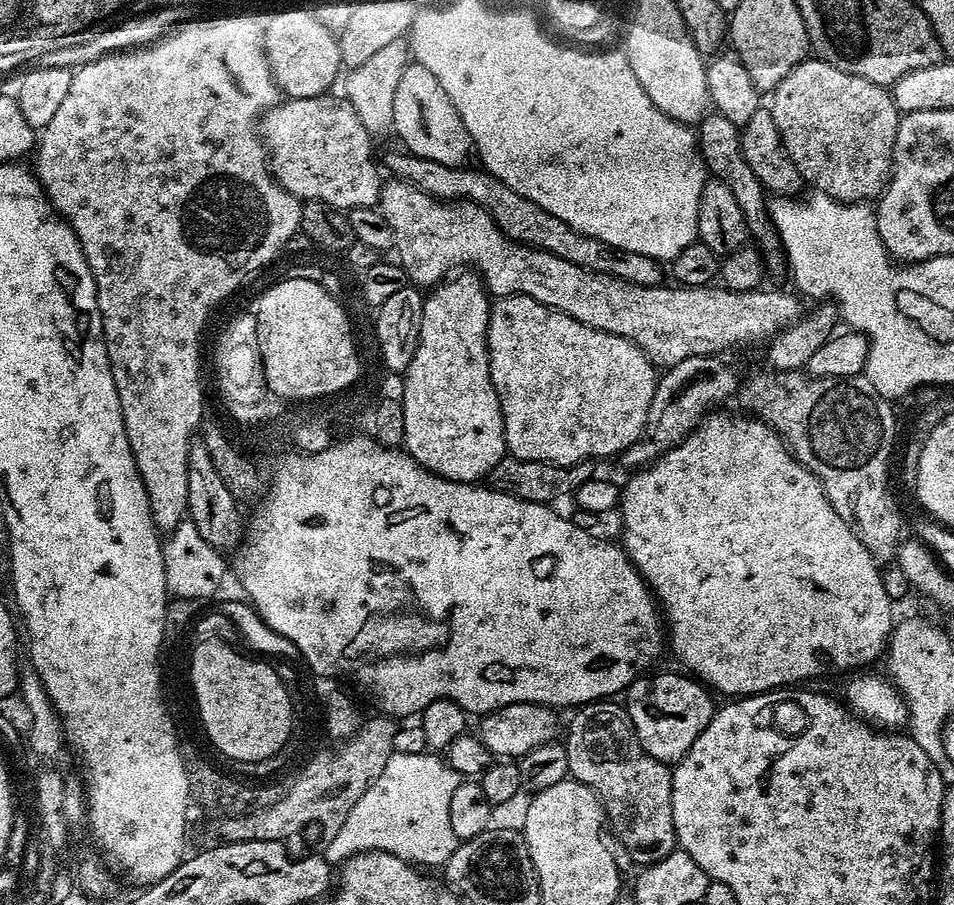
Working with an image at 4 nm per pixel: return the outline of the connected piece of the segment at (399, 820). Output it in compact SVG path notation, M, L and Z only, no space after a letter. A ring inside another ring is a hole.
M427 751L418 754L398 754L393 752L391 758L382 766L376 779L362 794L364 804L354 802L356 812L352 813L352 820L342 822L346 834L354 834L356 830L356 846L360 842L366 844L362 828L382 828L382 830L368 830L372 836L382 834L382 838L390 836L390 828L434 828L434 838L442 838L442 858L447 860L458 846L454 830L450 830L450 797L454 790L458 790L462 777L448 765L447 759L440 760L436 754Z

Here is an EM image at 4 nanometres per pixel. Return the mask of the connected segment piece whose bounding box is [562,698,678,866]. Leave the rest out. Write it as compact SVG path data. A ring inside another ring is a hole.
M605 698L603 700L596 700L592 704L579 705L579 707L577 707L575 711L571 713L571 716L572 715L573 716L572 716L572 721L570 721L568 724L568 737L566 738L563 737L563 740L562 740L564 749L566 750L566 762L568 763L568 776L571 777L571 779L578 781L579 784L585 784L585 786L587 786L591 790L591 792L593 792L593 794L597 796L597 798L600 800L600 806L604 810L604 815L606 817L607 823L610 825L611 831L614 833L614 836L615 836L614 831L616 831L617 838L620 839L622 843L624 843L625 850L628 851L629 854L632 855L633 858L637 860L638 862L637 865L647 866L649 864L653 864L654 862L658 862L662 858L666 858L666 854L675 852L677 851L677 848L678 848L678 845L676 842L676 831L674 830L674 818L672 817L672 768L669 767L669 765L665 763L665 761L656 760L655 758L653 758L653 756L651 756L651 754L649 754L649 752L647 752L647 750L643 748L642 745L640 745L640 740L639 738L637 738L636 732L632 728L632 719L628 716L625 705L623 703L620 703L620 704L612 704L612 703L616 703L616 702L613 702L611 699L608 699L608 698Z

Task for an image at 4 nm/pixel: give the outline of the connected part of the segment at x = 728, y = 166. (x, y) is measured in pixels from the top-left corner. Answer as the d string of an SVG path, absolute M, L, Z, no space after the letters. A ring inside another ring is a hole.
M713 111L711 114L705 114L700 119L694 135L700 149L700 157L704 159L705 169L715 179L720 180L726 186L730 186L734 199L738 201L738 206L742 206L742 214L748 227L748 235L767 253L767 267L772 269L778 267L779 264L781 267L782 256L777 251L778 233L776 227L772 224L769 201L767 199L764 201L766 189L761 184L760 179L754 174L754 170L750 170L750 165L747 164L746 158L742 154L740 149L740 128L734 122L730 122L728 118L722 118L720 112ZM775 248L777 253L772 252ZM767 251L772 253L769 254Z

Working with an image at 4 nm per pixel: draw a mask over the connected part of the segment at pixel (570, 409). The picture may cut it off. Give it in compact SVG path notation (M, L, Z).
M501 296L491 305L488 313L488 365L492 371L492 381L496 387L496 393L500 395L500 409L504 419L504 446L511 455L523 460L543 460L557 466L576 464L580 460L592 460L596 456L612 456L624 452L635 440L639 440L644 434L644 423L650 406L648 392L654 394L658 379L657 369L648 372L652 361L644 364L648 359L647 354L634 342L630 342L621 336L615 336L609 332L603 332L597 328L585 328L582 322L578 322L571 316L564 320L566 313L557 312L548 320L548 308L542 302L538 302L529 296Z

